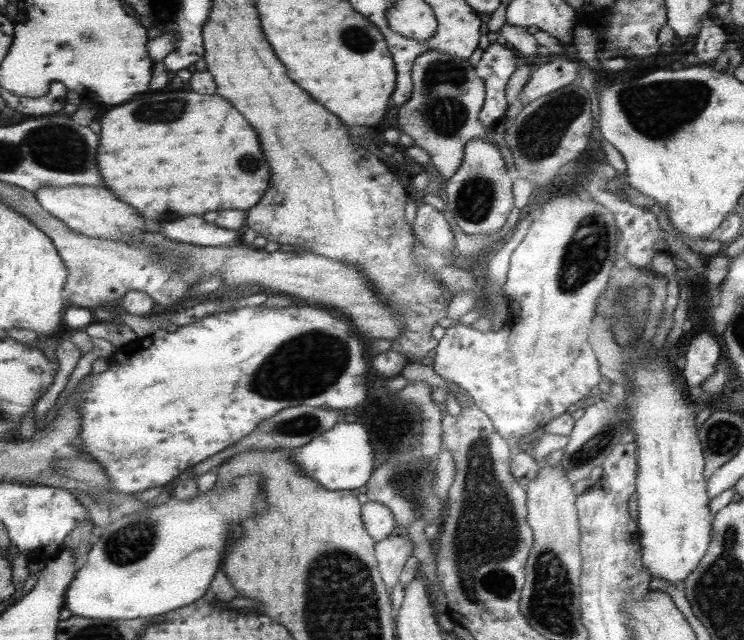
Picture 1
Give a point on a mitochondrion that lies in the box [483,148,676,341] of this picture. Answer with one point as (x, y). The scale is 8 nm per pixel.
(585, 256)

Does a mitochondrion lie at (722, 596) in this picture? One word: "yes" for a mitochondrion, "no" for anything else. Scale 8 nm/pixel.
yes

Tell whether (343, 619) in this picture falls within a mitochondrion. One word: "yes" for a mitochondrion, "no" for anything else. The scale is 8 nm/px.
yes

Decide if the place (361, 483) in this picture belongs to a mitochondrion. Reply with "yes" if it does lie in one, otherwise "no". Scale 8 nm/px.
no

